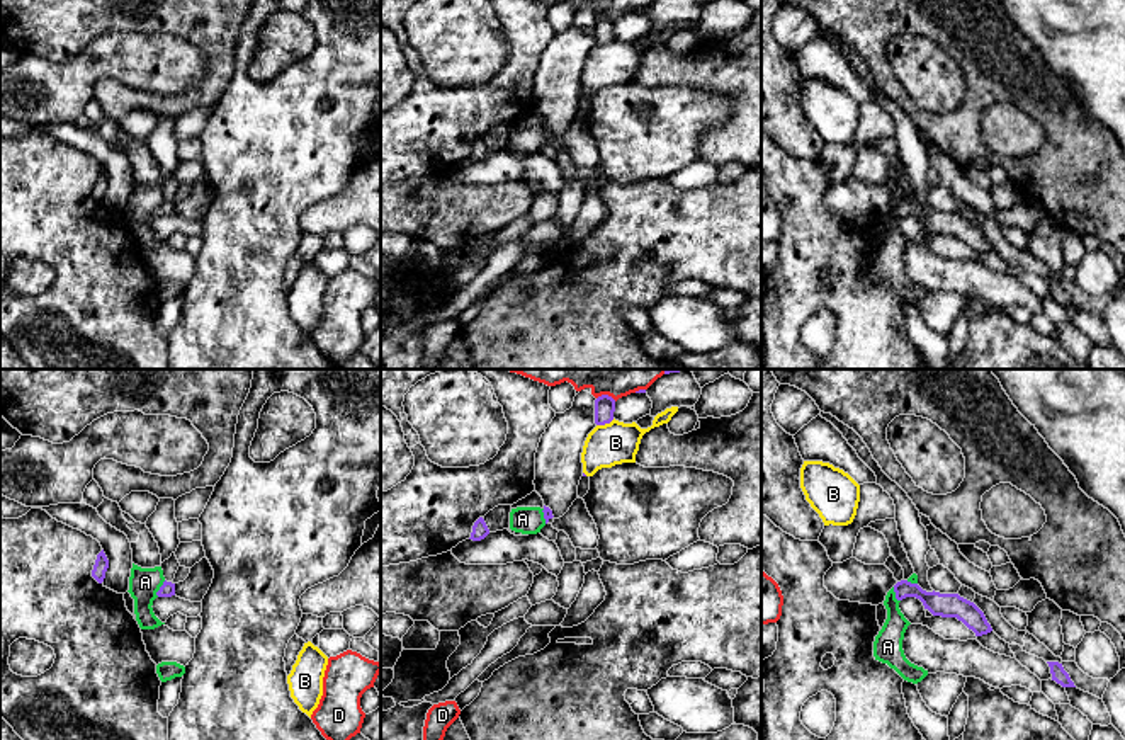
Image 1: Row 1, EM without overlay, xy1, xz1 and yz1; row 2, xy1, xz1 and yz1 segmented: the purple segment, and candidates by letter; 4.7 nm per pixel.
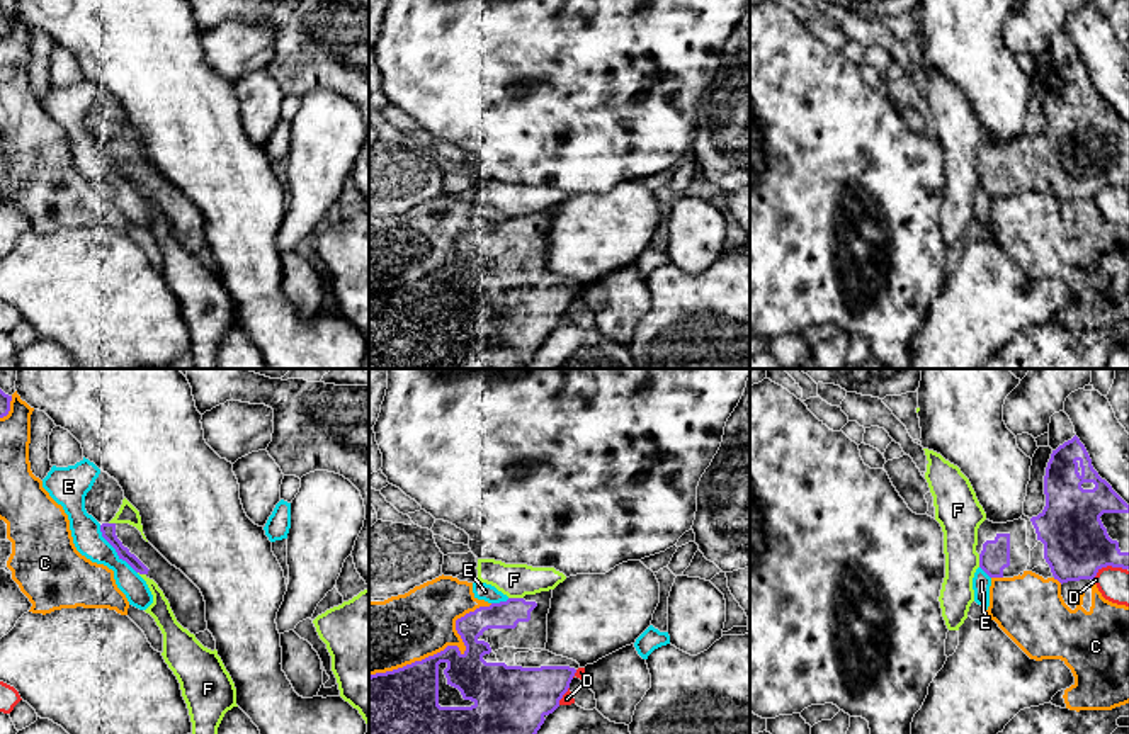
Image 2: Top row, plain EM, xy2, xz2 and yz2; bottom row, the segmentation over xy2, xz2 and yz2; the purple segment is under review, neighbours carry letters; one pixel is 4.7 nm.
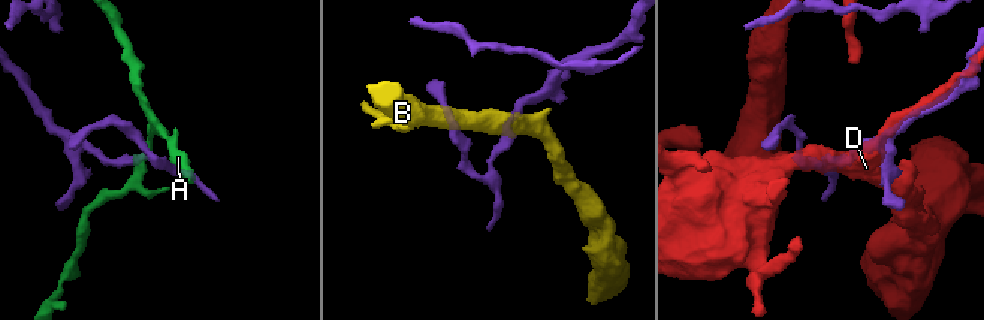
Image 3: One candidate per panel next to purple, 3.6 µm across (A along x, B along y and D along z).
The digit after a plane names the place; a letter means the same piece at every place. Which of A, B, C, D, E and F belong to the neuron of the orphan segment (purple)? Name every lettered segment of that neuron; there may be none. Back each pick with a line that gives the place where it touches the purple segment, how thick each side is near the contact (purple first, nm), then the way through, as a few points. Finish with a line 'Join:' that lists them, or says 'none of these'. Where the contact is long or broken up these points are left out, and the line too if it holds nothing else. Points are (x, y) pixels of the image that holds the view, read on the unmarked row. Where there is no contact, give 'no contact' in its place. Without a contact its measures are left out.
Join: none of these

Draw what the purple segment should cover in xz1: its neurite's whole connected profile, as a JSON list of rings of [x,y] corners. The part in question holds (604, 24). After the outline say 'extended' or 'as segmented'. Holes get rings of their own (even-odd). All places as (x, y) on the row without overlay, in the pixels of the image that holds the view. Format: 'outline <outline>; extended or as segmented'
outline [[[602,14],[595,19],[595,43],[605,44],[613,39],[615,19],[608,14]]]; as segmented

